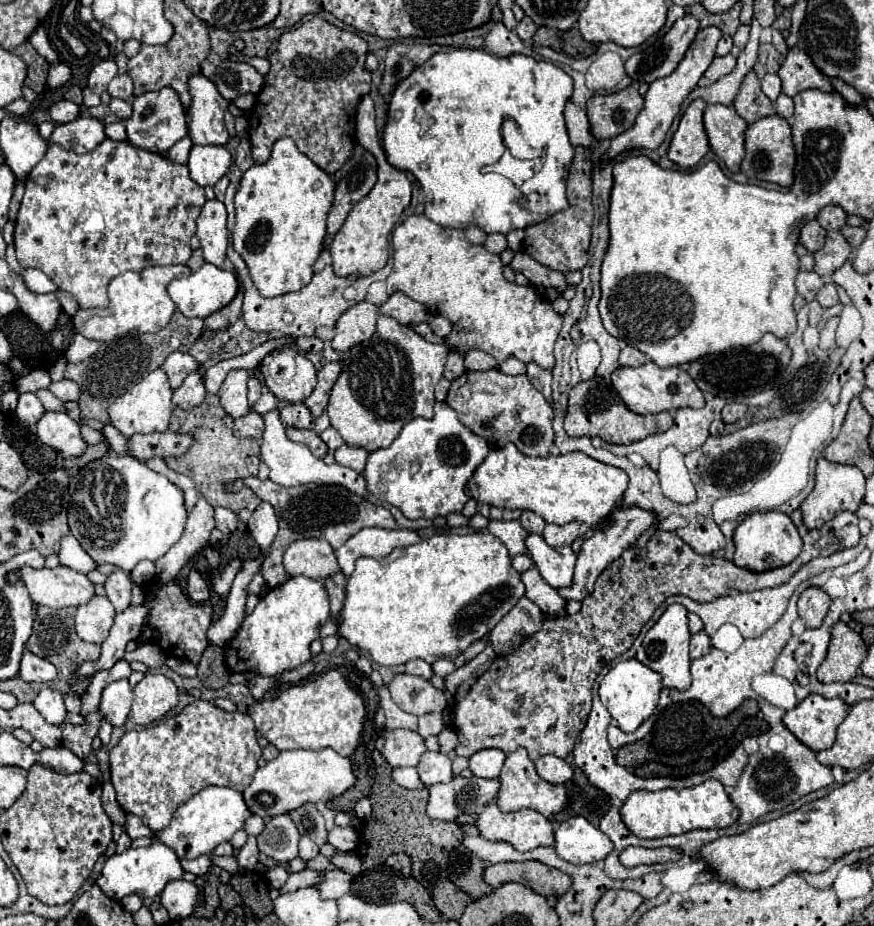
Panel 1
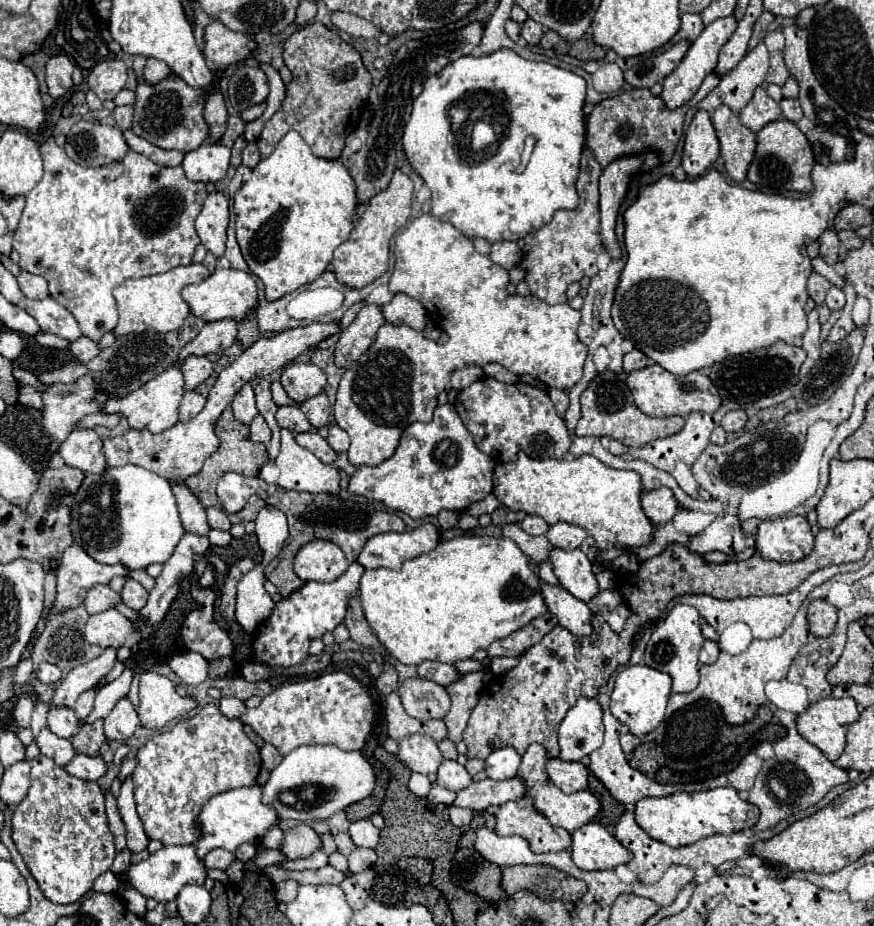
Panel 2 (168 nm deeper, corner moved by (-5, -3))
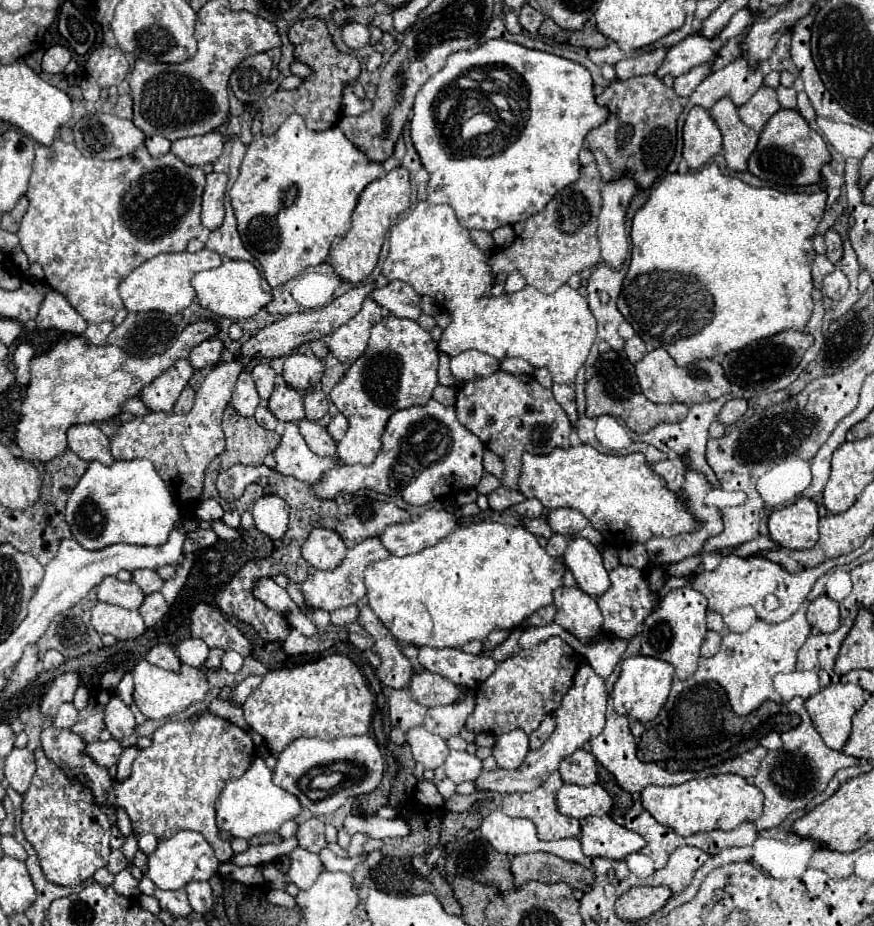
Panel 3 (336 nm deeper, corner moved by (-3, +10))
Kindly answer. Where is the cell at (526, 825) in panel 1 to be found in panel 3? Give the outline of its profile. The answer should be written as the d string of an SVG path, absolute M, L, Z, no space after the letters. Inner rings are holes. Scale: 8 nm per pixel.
M553 772L547 782L543 782L535 792L529 794L505 794L501 808L507 816L513 818L529 818L535 822L539 830L539 838L543 840L561 840L561 838L578 837L581 832L581 822L569 816L563 816L557 810L557 790L565 782L559 772Z

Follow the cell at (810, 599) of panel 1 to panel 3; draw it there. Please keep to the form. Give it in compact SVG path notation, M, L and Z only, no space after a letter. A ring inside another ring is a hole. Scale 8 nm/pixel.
M829 596L815 598L807 608L809 624L819 632L835 632L839 628L839 606Z

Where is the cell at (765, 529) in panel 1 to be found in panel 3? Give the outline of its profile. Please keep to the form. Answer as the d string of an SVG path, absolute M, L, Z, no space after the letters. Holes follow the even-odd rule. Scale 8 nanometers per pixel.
M801 498L769 516L771 538L789 550L813 548L819 540L817 524L817 504L811 498Z

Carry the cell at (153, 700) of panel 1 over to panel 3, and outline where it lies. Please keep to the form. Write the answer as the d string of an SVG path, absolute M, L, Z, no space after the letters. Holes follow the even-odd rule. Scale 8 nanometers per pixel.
M141 660L133 668L133 678L135 678L135 694L133 694L135 704L141 710L141 714L151 720L165 720L165 718L171 718L171 716L183 712L191 704L201 702L209 690L205 672L201 668L193 668L187 664L183 664L179 672L169 672L169 670L149 664L147 660Z

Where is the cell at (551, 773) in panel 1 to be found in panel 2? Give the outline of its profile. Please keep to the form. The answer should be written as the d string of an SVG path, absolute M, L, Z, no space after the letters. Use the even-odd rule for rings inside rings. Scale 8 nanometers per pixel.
M551 759L547 763L547 775L549 779L565 793L575 793L587 789L587 777L589 769L581 763L563 761L563 759Z

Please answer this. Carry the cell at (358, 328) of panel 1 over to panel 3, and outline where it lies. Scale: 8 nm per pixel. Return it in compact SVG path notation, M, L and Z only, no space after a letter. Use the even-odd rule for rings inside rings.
M365 298L359 314L351 318L345 326L339 326L337 330L331 332L329 340L331 354L343 364L353 364L359 356L365 354L369 332L381 320L383 320L383 308L375 300Z

